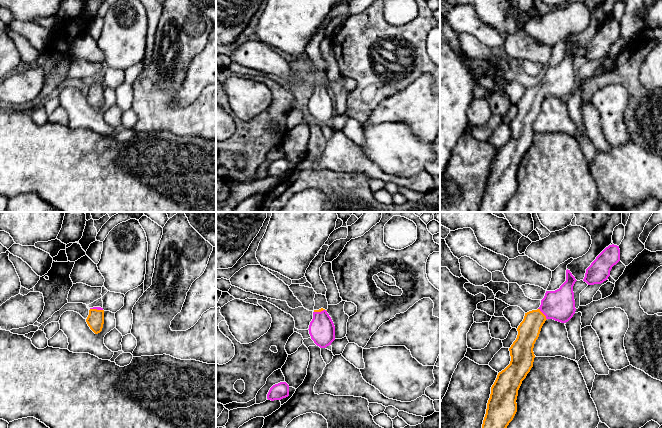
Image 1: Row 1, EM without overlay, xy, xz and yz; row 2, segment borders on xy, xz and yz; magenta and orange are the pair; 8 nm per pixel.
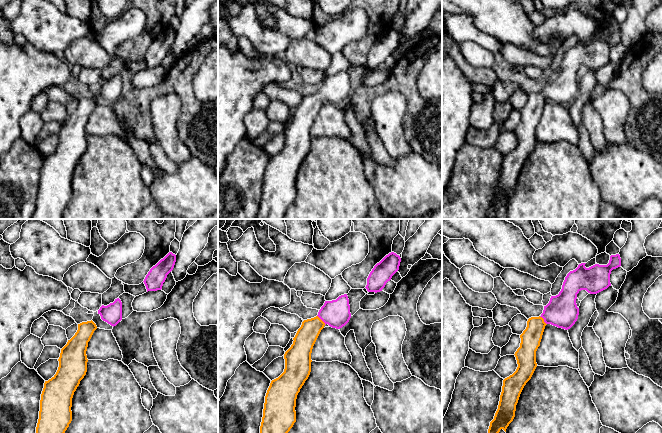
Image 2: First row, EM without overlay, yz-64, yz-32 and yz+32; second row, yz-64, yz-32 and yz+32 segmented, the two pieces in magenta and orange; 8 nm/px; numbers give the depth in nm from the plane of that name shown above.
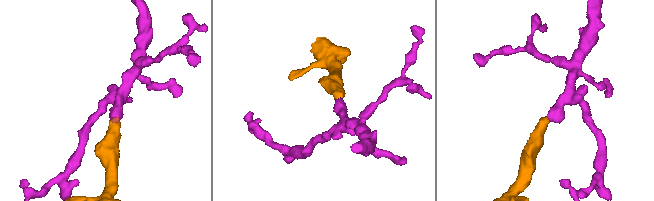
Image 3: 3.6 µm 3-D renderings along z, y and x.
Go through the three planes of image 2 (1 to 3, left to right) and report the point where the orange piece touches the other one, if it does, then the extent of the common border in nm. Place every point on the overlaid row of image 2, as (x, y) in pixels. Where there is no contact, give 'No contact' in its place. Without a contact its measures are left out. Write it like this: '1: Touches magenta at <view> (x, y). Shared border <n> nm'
1: No contact
2: Touches magenta at yz-32 (321, 319). Shared border 100 nm
3: Touches magenta at yz+32 (544, 320). Shared border 90 nm

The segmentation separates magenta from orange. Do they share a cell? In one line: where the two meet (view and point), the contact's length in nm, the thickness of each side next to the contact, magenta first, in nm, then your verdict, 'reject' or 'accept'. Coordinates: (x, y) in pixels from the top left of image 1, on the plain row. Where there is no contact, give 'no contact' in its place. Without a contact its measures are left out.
yz (543, 89) | 120 nm | 260/180 nm | accept

